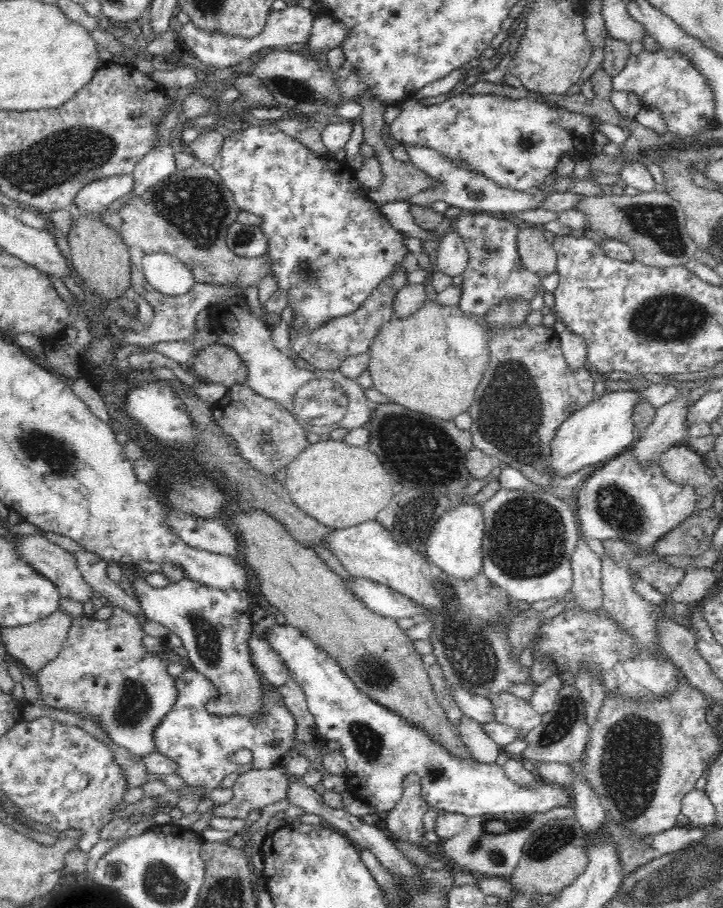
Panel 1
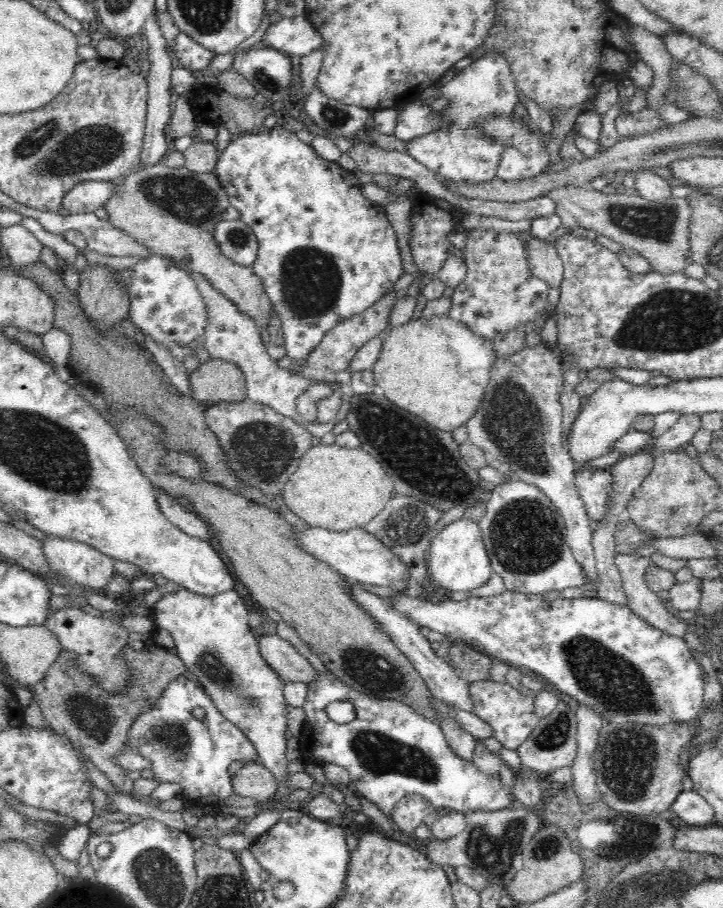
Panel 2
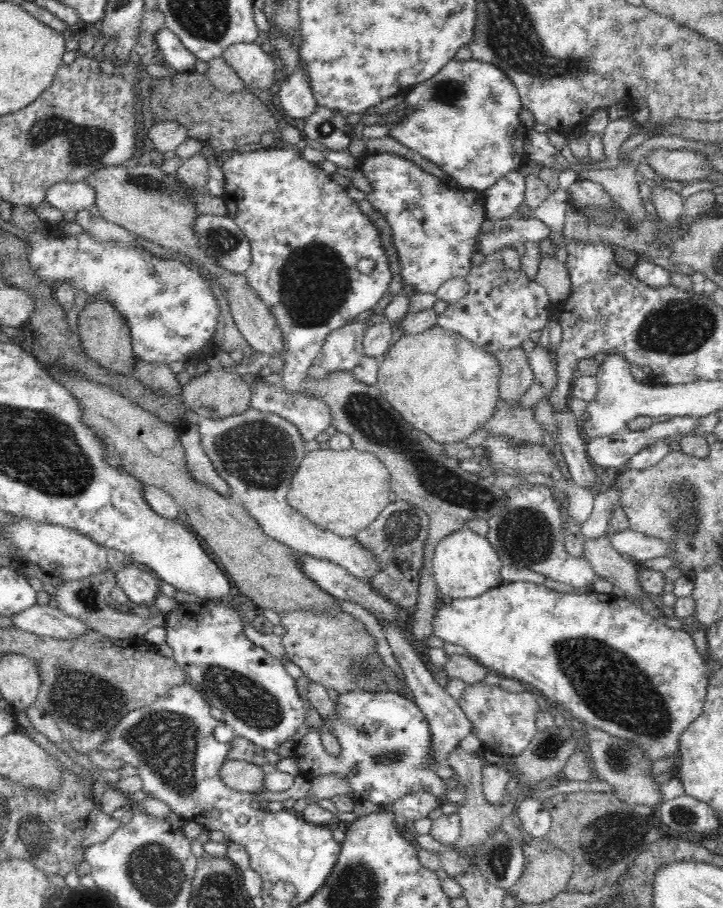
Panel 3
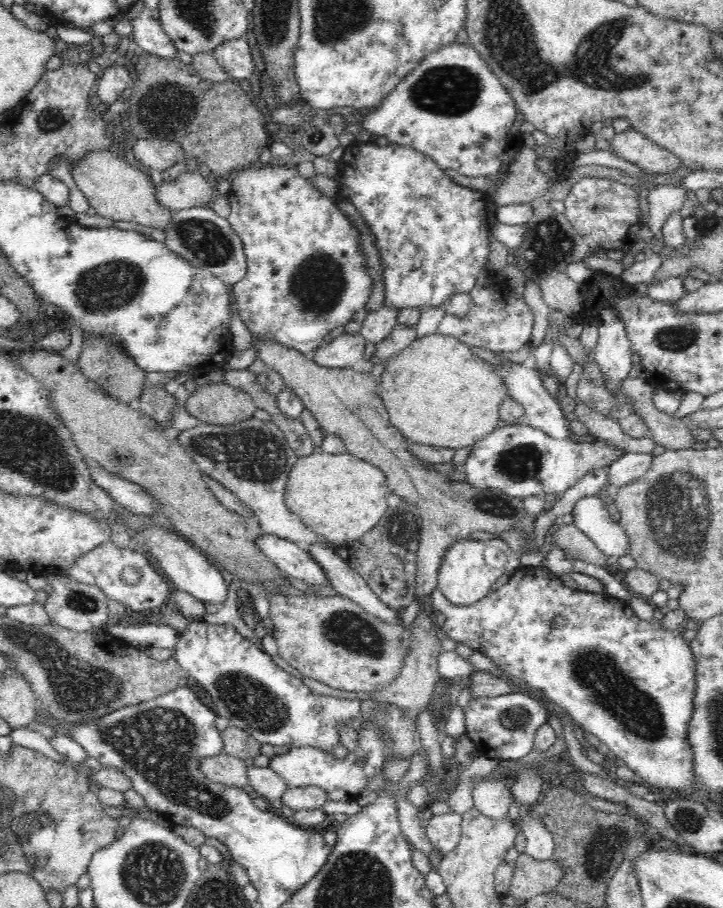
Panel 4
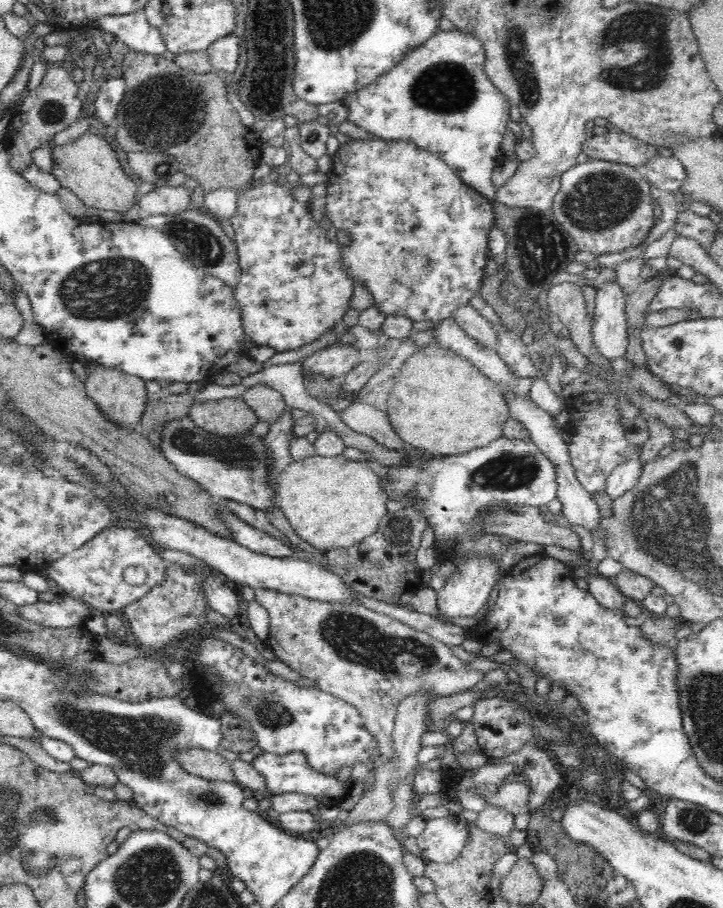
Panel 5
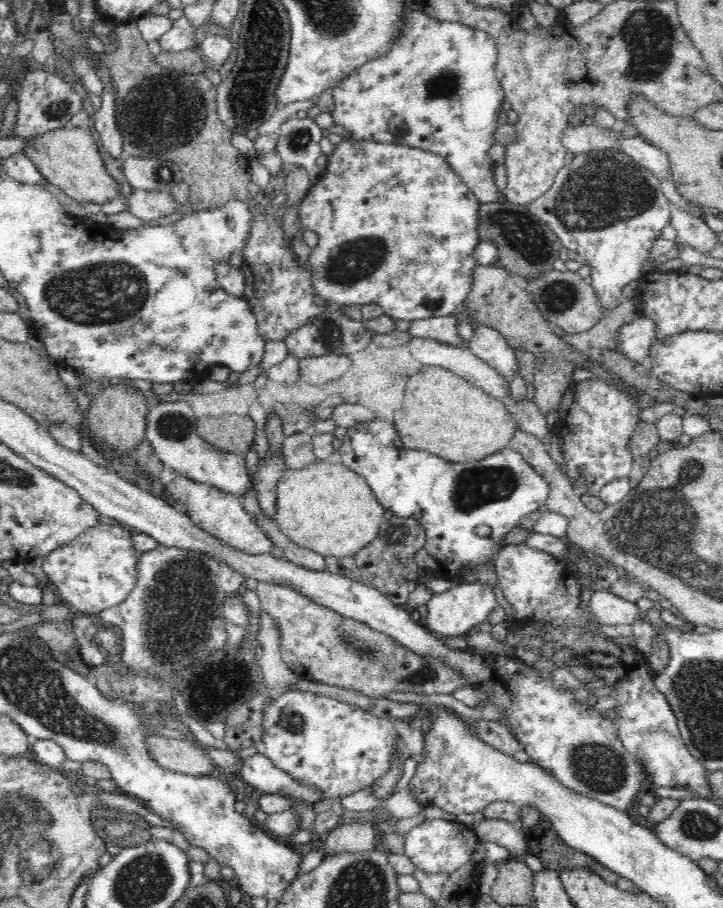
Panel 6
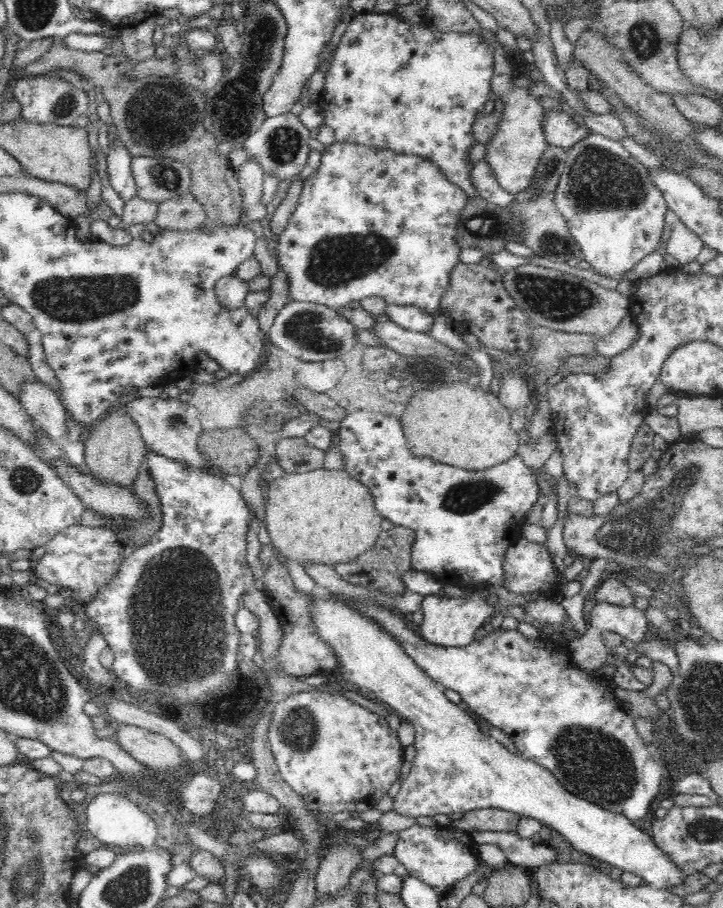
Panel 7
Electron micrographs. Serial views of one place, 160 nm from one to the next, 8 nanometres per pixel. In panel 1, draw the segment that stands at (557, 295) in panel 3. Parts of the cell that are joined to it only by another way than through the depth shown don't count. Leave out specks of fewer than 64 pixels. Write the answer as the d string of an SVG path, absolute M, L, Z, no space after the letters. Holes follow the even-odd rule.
M523 221L517 227L516 249L524 268L540 280L556 273L557 252L548 244L544 229Z

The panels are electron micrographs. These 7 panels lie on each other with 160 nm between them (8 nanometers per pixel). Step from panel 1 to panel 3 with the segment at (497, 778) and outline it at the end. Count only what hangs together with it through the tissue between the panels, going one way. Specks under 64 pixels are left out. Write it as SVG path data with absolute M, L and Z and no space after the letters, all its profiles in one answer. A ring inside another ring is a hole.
M352 688L339 692L339 698L333 706L331 716L333 717L322 717L322 726L318 730L308 727L307 734L300 742L297 742L294 758L298 763L300 775L309 778L326 776L326 774L349 776L358 801L373 802L384 811L392 810L396 800L411 793L426 792L442 804L446 801L445 796L450 790L462 789L462 784L456 774L446 780L438 776L436 771L439 765L435 760L432 745L432 729L426 715L416 703L410 702L395 692L374 693ZM322 732L328 732L338 740L342 749L338 756L332 756L326 752L322 745Z

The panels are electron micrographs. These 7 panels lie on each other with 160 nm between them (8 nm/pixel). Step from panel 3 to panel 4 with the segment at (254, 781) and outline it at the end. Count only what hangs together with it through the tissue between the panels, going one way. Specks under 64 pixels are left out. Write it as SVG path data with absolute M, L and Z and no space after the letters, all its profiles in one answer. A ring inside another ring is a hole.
M220 754L212 759L204 759L201 770L207 778L228 788L246 790L250 785L249 768L244 759Z

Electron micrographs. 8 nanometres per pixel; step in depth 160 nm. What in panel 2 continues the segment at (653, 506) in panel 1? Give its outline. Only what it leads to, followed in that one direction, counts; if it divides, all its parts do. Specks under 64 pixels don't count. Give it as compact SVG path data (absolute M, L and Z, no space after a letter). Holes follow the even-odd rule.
M589 464L579 467L576 472L575 485L587 515L599 527L611 516L612 492L615 488L612 478L614 475L608 468L600 470Z

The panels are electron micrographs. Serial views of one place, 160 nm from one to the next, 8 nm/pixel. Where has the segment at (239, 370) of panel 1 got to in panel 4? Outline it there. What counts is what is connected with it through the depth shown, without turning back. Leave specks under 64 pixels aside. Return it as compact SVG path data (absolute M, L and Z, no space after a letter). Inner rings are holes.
M224 381L197 386L186 408L202 422L227 425L252 417L257 406L244 390Z

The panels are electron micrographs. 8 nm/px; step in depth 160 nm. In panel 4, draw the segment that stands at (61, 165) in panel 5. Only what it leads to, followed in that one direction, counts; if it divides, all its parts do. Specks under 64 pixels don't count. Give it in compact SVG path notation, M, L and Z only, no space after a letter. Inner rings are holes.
M90 152L84 160L75 164L71 174L77 187L89 200L89 204L104 218L110 218L115 222L134 222L144 228L154 228L160 232L164 232L172 224L174 211L156 199L158 187L150 175L119 158L115 153Z

